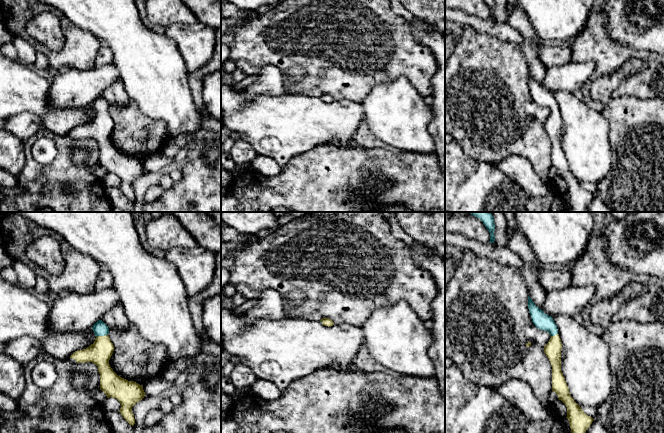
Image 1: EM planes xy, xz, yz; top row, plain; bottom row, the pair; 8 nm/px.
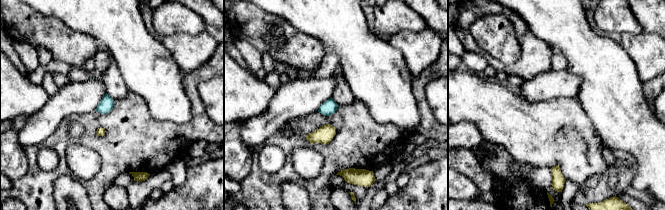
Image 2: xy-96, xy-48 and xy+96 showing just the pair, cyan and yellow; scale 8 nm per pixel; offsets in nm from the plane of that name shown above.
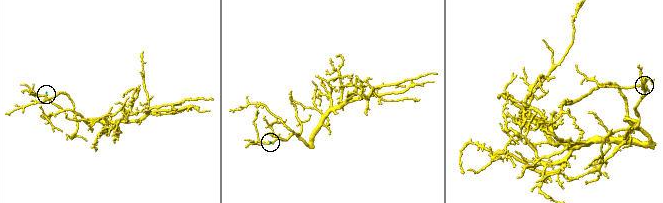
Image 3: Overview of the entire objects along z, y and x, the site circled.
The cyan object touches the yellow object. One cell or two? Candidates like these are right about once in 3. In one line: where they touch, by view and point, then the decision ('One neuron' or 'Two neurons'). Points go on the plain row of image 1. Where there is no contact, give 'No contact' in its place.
Touches cyan at xy (101, 111). One neuron

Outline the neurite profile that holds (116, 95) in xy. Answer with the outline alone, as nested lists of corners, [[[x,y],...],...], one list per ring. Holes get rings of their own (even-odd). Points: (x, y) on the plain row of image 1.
[[[121,79],[107,87],[101,96],[109,106],[125,106],[130,100]]]

